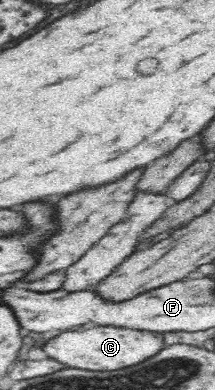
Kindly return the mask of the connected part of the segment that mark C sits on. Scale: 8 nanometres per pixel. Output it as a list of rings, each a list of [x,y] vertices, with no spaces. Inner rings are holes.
[[[88,325],[86,328],[69,329],[57,334],[49,340],[49,346],[43,350],[49,358],[55,358],[71,368],[81,370],[123,370],[129,366],[137,366],[141,362],[157,356],[166,347],[162,332],[134,329],[133,327]]]

